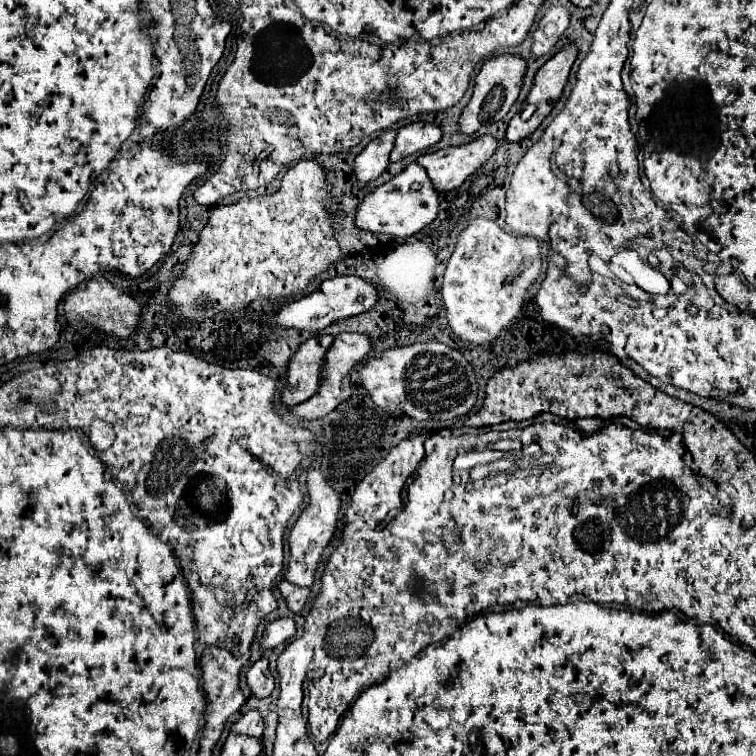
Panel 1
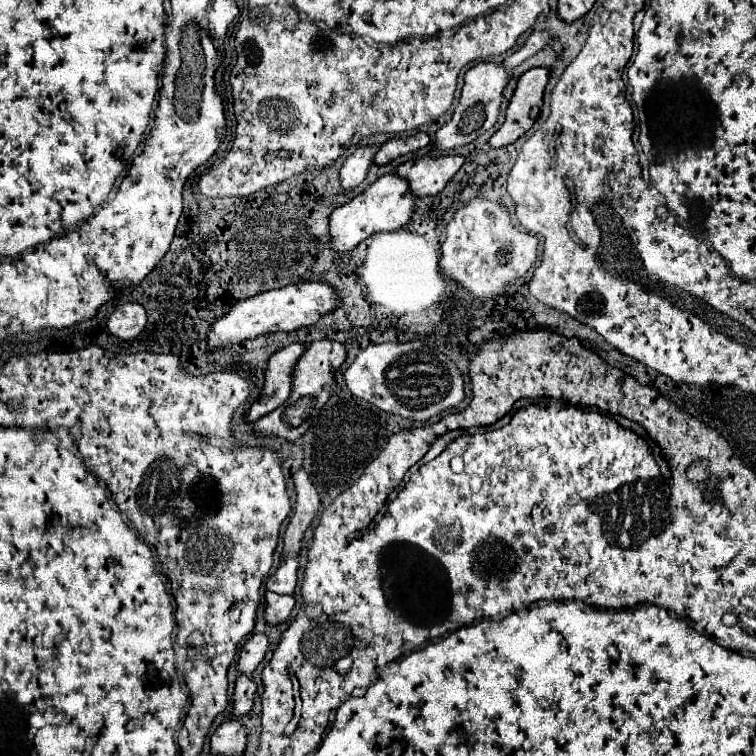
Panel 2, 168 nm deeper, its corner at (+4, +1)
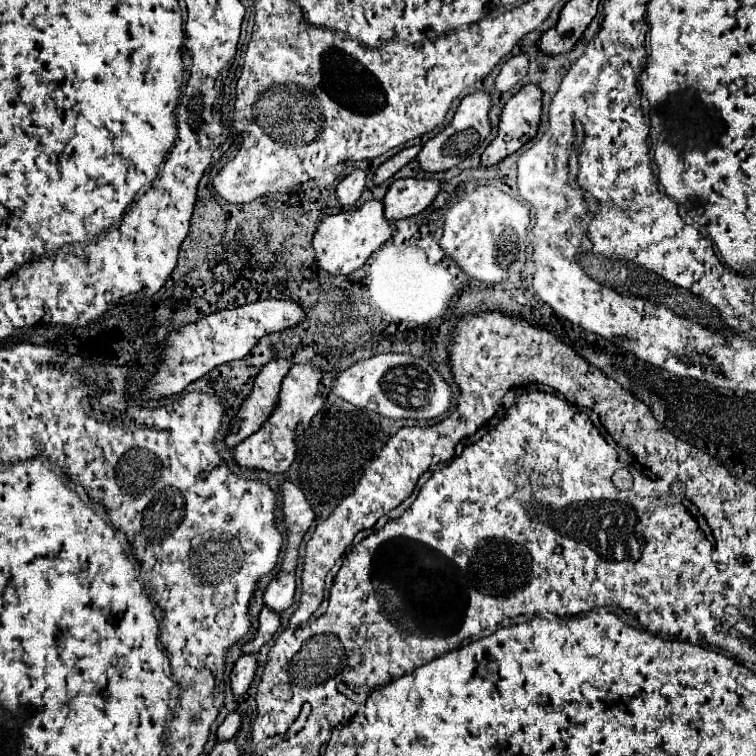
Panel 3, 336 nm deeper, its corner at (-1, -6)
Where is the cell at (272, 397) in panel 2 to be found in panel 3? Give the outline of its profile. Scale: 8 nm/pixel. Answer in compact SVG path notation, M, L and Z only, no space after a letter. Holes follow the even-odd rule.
M278 358L278 360L268 362L260 370L260 374L254 380L254 388L252 388L250 396L238 408L238 412L232 420L232 430L224 440L230 450L236 444L240 444L242 440L246 440L248 436L252 436L272 414L272 410L278 402L276 398L280 392L280 382L286 376L286 372L290 370L290 366L292 366L290 360Z

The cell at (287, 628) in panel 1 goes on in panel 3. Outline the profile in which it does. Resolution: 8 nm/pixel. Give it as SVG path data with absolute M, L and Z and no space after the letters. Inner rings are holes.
M240 656L230 672L230 686L234 696L242 696L248 690L254 672L256 672L256 656Z

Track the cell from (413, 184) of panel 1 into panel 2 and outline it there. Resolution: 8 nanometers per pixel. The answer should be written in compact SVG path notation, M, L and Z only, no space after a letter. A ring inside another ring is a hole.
M397 173L383 175L373 185L369 185L361 195L357 195L355 199L351 199L349 203L331 213L329 231L333 237L333 249L345 253L357 247L363 239L367 239L373 233L397 231L409 225L409 221L413 219L413 209L415 209L415 195L409 189L407 179L399 177Z

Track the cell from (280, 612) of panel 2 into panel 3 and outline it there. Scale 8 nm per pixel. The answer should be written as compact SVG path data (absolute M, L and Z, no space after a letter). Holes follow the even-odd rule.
M262 608L258 622L260 622L258 632L254 634L254 638L252 638L250 642L244 644L242 654L258 654L260 648L274 636L274 632L276 632L278 626L280 626L280 618L278 618L278 614L276 614L274 610L268 610L268 608Z

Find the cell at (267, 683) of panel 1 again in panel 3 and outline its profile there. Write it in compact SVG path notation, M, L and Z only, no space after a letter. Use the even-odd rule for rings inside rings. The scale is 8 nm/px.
M230 712L230 714L226 716L226 720L224 720L224 722L218 726L218 730L216 730L218 742L224 742L224 740L234 738L234 734L238 732L238 728L240 728L240 714L238 714L238 712Z

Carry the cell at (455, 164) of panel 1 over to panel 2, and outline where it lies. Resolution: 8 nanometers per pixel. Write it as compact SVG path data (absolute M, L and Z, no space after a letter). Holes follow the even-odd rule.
M439 155L439 157L415 157L397 167L397 175L409 181L413 195L437 195L451 181L451 177L463 167L463 155Z

